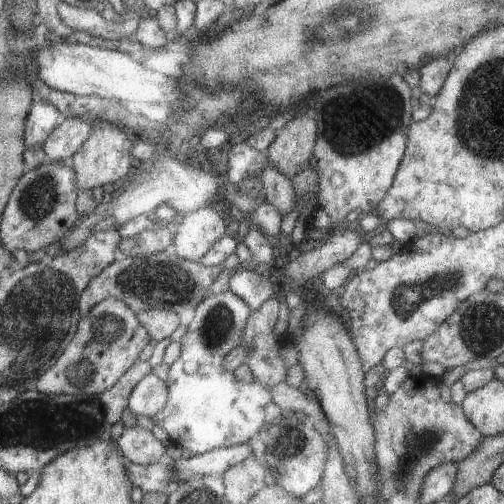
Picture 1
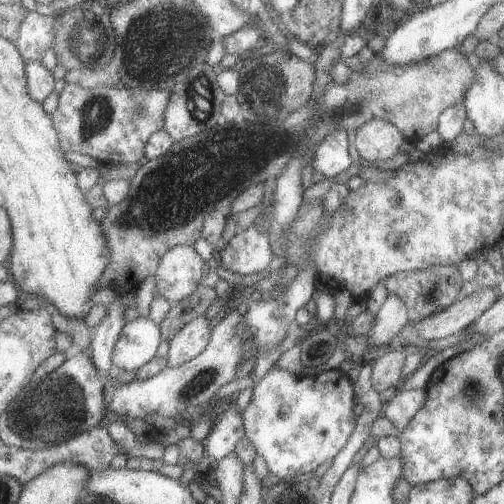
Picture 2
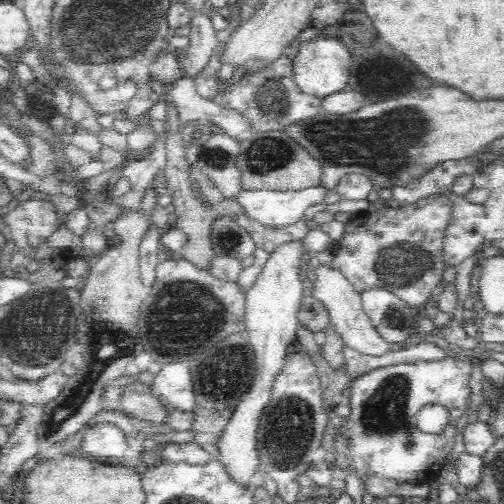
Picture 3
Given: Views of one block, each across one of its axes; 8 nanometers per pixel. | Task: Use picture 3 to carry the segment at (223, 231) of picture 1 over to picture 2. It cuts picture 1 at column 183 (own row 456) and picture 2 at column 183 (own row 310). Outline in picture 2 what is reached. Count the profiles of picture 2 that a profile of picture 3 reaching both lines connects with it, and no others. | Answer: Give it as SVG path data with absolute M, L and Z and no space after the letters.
M177 246L163 258L163 264L155 274L157 294L167 298L171 304L183 302L201 286L203 276L207 276L203 270L205 260L193 246Z

